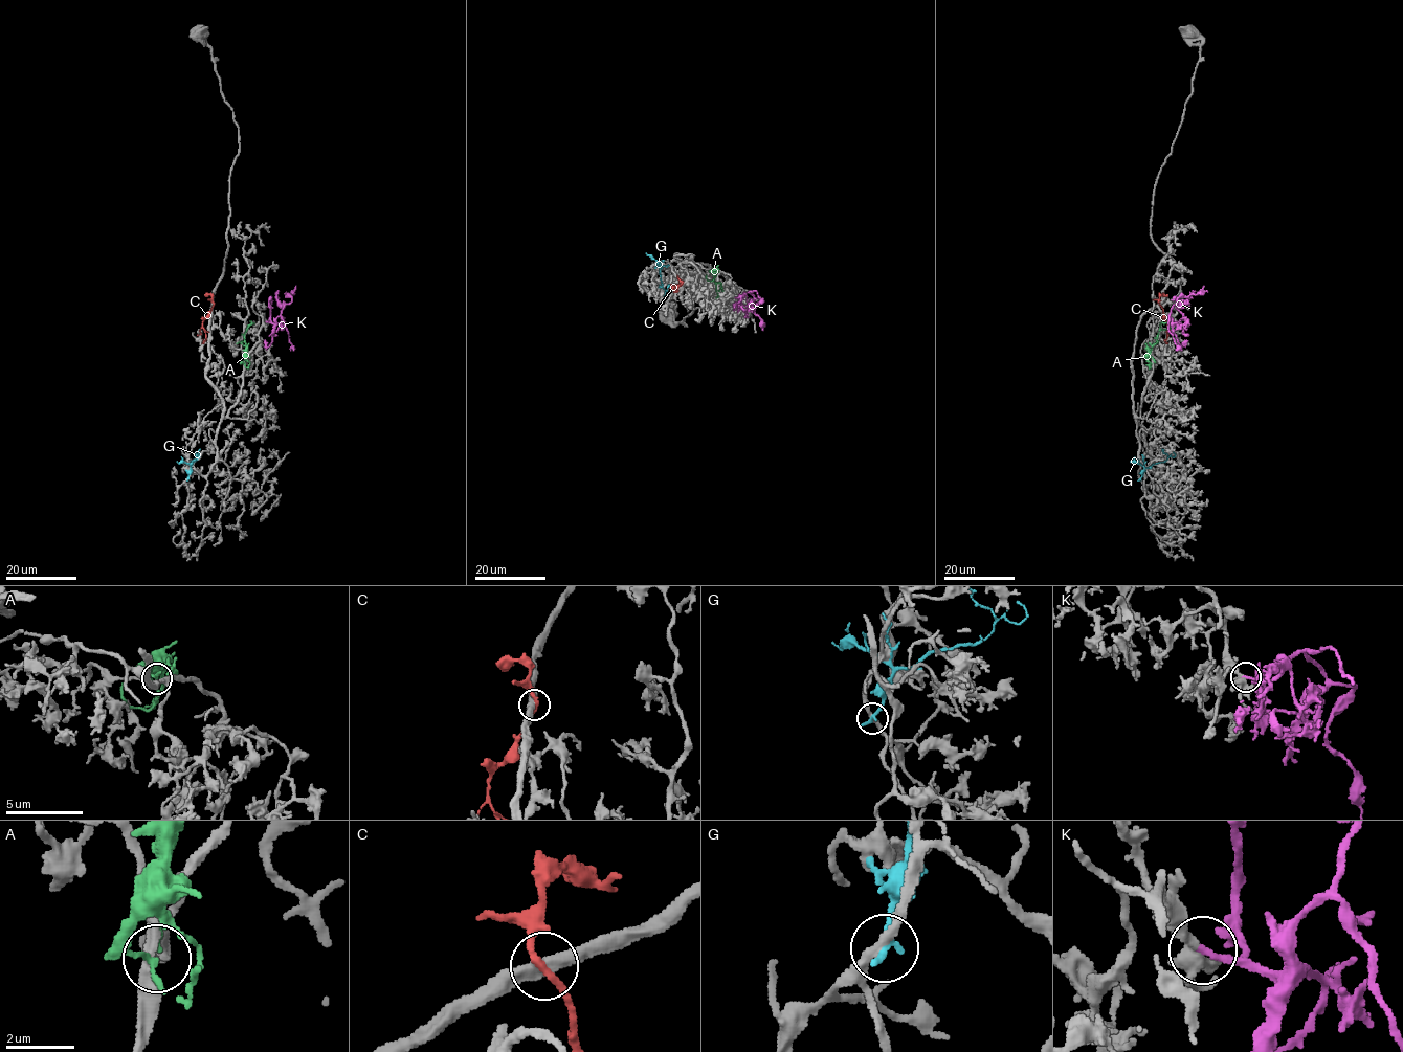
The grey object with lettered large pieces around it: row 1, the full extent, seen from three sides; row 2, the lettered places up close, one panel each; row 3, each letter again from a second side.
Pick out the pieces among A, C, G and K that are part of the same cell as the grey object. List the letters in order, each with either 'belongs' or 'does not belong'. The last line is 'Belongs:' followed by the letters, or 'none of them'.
A: does not belong
C: does not belong
G: does not belong
K: belongs
Belongs: K

